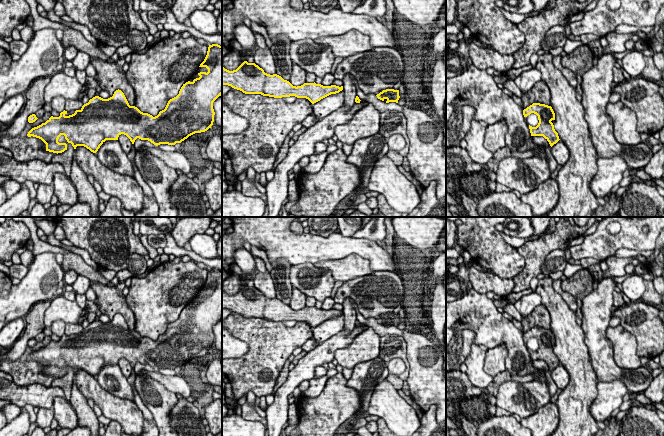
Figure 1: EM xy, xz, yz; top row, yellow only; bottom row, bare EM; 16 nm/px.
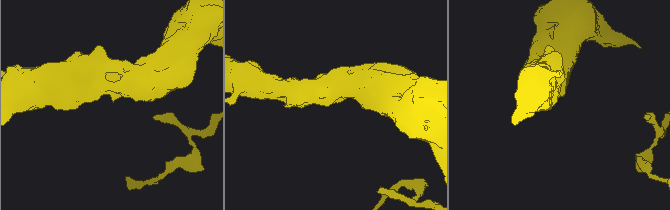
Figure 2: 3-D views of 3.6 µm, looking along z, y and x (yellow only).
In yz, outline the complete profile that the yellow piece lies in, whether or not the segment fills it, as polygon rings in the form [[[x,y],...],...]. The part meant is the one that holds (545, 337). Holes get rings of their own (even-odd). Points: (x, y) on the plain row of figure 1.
[[[533,327],[529,331],[523,334],[524,341],[527,341],[531,337],[538,340],[539,347],[536,351],[529,349],[531,360],[543,360],[552,371],[560,363],[558,357],[554,353],[554,349],[551,346],[555,344],[555,337],[551,330]]]

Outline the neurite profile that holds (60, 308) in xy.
[[[63,294],[55,296],[51,300],[51,304],[44,313],[44,324],[50,327],[56,320],[65,323],[78,324],[78,320],[84,309],[82,309],[76,301],[66,299]]]

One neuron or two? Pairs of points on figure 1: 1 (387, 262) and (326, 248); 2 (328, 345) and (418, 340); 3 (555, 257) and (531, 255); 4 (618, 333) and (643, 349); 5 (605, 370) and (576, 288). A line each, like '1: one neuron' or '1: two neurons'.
1: one neuron
2: two neurons
3: two neurons
4: two neurons
5: two neurons

